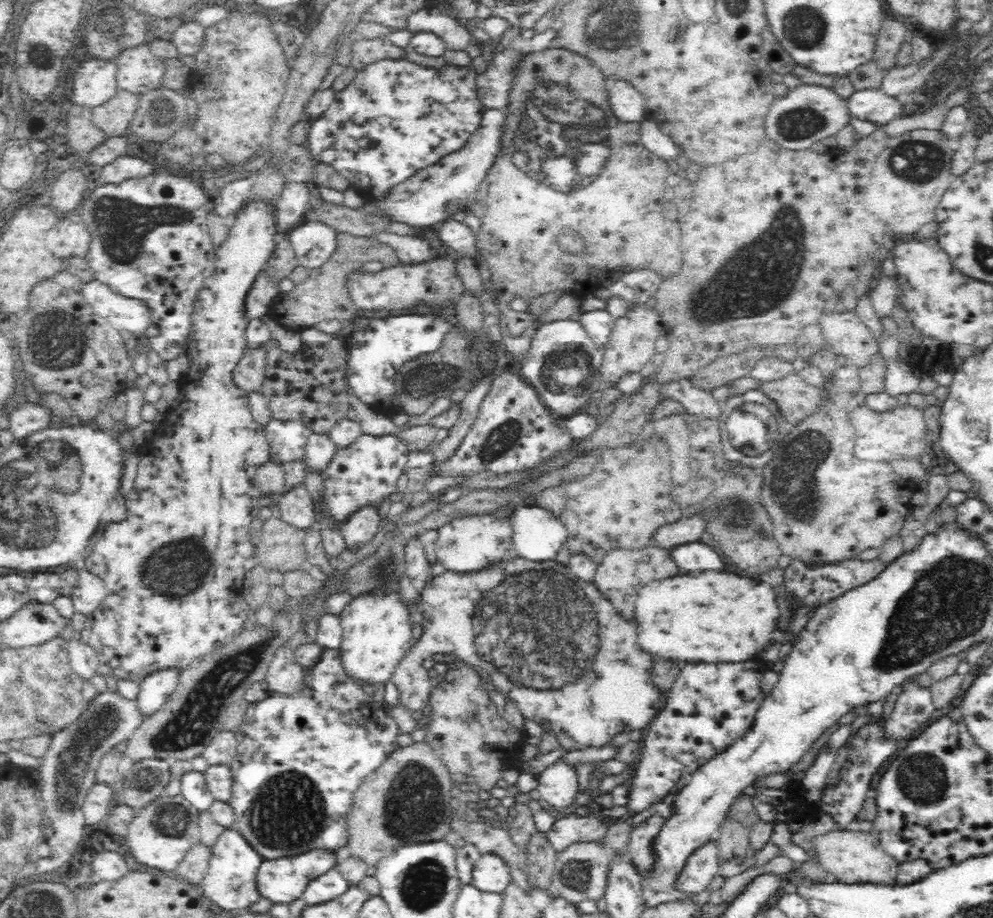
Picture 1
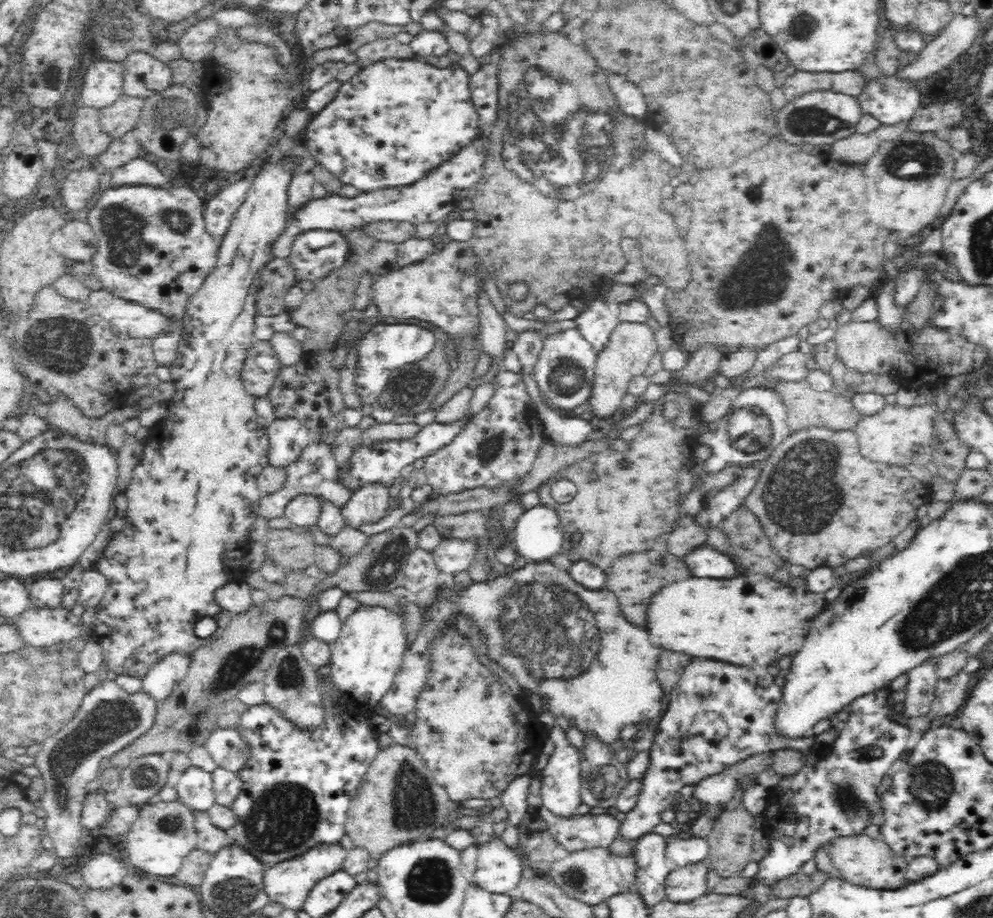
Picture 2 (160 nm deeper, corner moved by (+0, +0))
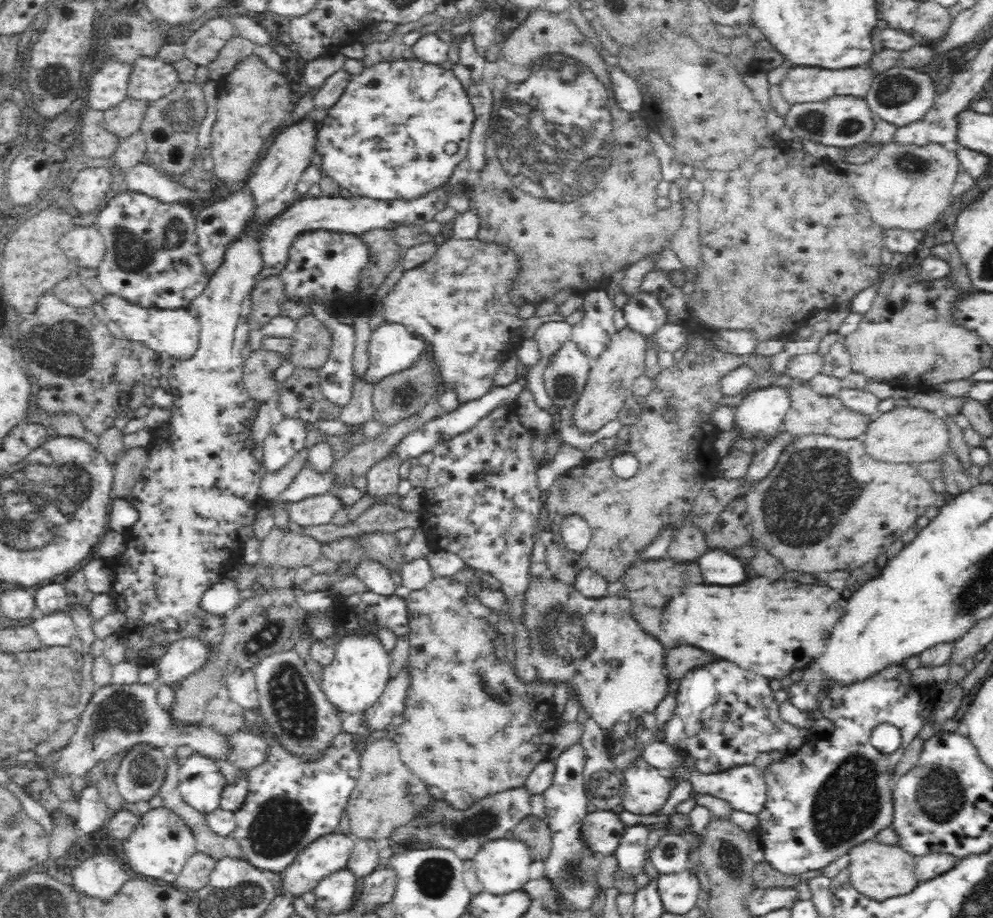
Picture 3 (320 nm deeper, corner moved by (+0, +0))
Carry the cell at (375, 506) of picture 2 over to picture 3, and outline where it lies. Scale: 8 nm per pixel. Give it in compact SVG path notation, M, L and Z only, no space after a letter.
M394 456L378 462L365 474L366 476L366 496L374 498L374 504L386 504L386 498L394 496L397 493L400 459Z

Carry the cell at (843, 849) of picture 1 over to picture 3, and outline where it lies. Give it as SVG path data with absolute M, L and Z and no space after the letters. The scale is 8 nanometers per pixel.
M872 838L852 845L847 855L850 884L857 892L868 898L882 902L892 896L910 893L918 886L915 856L902 851L897 845L884 844Z

